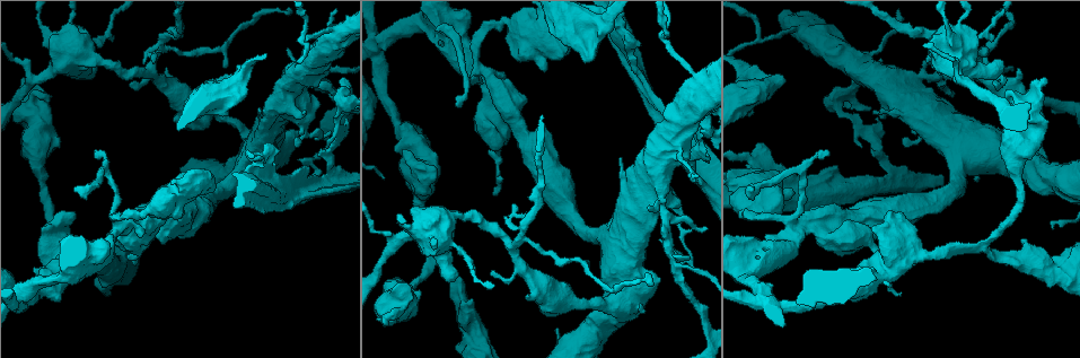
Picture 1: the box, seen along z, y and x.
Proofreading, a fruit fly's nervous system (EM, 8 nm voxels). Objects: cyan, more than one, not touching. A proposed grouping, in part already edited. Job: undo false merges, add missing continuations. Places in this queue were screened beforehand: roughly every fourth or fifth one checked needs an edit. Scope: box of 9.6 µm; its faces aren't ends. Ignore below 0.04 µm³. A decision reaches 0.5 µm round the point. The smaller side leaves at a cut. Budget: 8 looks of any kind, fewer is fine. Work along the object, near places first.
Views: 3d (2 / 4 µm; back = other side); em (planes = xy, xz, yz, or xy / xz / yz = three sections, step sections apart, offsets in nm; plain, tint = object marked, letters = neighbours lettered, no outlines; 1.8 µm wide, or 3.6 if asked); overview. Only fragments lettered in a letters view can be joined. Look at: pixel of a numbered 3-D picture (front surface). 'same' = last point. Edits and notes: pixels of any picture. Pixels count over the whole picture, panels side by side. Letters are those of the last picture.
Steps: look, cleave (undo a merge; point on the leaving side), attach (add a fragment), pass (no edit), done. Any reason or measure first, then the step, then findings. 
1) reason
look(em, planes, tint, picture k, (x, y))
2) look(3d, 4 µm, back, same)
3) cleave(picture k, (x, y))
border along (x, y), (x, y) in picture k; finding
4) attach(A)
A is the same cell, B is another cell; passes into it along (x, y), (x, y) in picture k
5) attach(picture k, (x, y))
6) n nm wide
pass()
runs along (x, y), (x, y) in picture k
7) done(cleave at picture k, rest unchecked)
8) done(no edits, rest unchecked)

branch point
look(3d, 2 µm, picture 1, (792, 228))

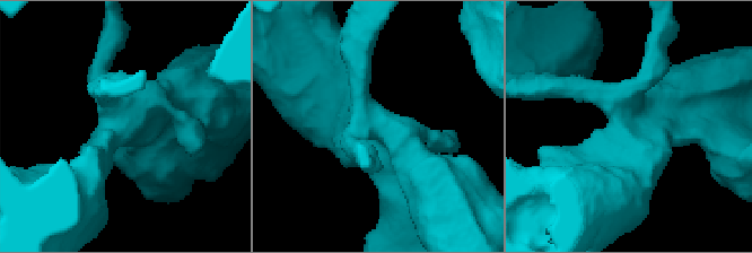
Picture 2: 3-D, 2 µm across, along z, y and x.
4 arms
look(em, planes, letters, picture 2, (627, 118))

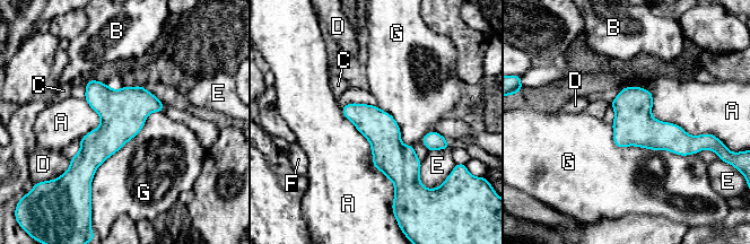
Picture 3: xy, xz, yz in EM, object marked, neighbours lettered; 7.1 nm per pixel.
240 nm wide
pass()
A, B, C, D, E, F and G are other cells; all the same neuron

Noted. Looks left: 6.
look(3d, 4 µm, picture 1, (17, 296))

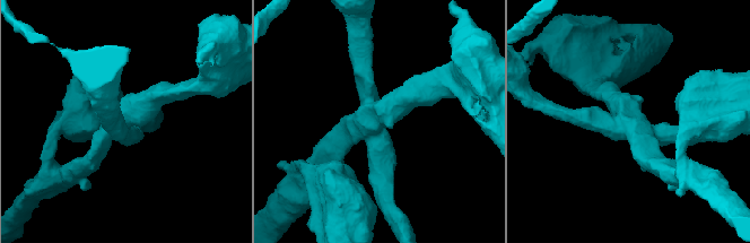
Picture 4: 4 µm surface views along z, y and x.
4 arms; need the tissue
look(em, planes, letters, picture 4, (629, 120))

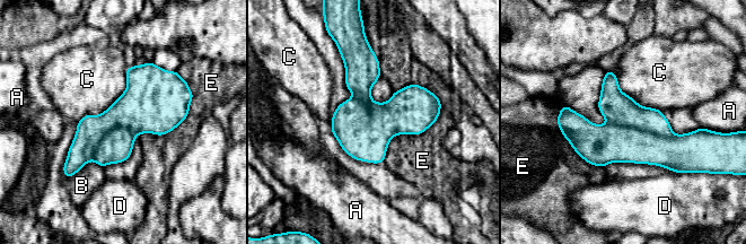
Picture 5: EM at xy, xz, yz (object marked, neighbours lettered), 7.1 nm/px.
pass()
A, B, C, D and E are other cells; border along (128, 68), (126, 88), (77, 123) in picture 5; one neuron here

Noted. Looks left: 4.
thick end
look(3d, 2 µm, picture 1, (881, 109))

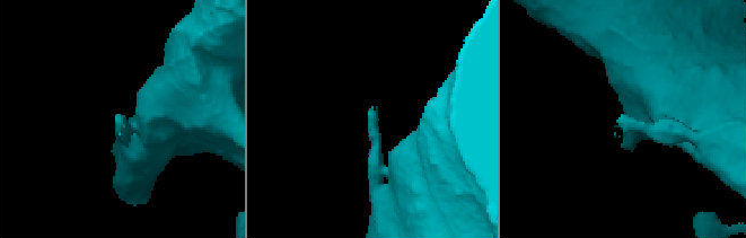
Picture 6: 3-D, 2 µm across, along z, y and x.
look(em, planes, plain, picture 6, (116, 119))

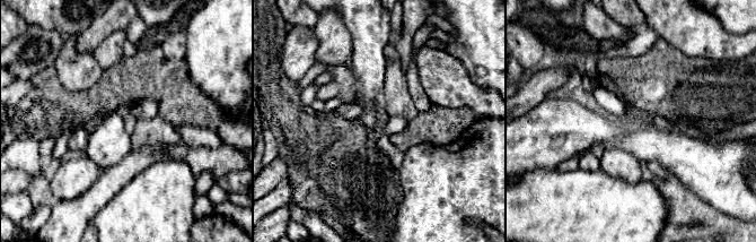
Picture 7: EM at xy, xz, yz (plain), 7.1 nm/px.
see the neighbours
look(em, planes, letters, same)

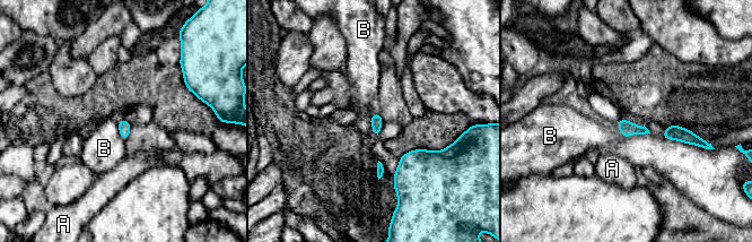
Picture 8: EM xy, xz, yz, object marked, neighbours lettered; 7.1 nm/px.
pass()
A and B are other cells; border along (659, 136), (694, 144), (701, 148) in picture 8; no lettered fragment goes on from it

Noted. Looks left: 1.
sharp bend
look(em, yz, step 16, letters, picture 1, (260, 162))

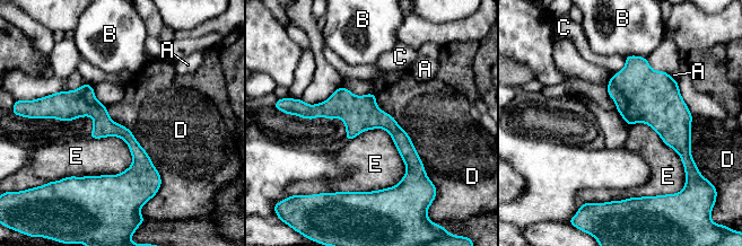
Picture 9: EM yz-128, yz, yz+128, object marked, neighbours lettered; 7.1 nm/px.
D touches over 700 nm
pass()
A, B, C, D and E are other cells; one neuron here

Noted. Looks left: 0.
done(no edits, rest unchecked)

